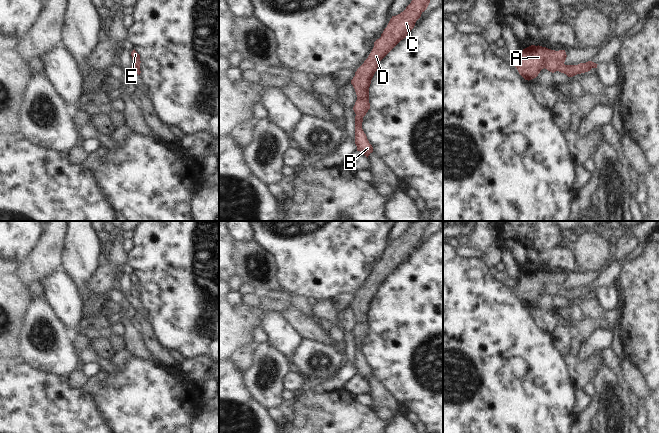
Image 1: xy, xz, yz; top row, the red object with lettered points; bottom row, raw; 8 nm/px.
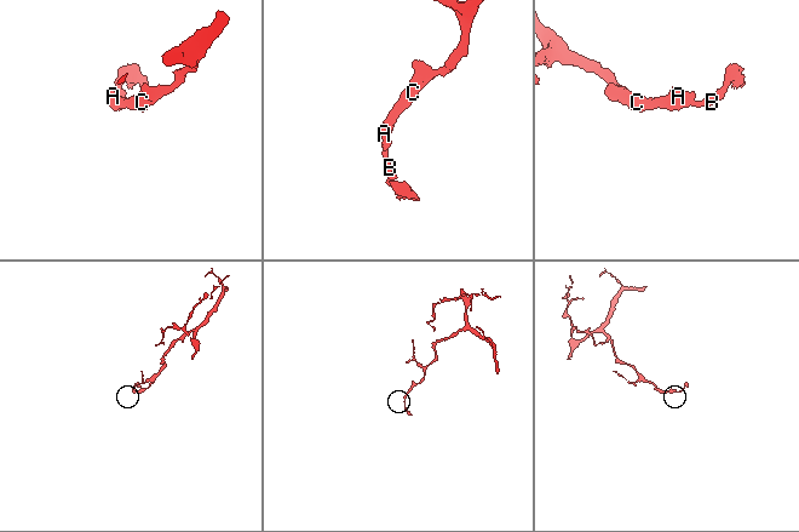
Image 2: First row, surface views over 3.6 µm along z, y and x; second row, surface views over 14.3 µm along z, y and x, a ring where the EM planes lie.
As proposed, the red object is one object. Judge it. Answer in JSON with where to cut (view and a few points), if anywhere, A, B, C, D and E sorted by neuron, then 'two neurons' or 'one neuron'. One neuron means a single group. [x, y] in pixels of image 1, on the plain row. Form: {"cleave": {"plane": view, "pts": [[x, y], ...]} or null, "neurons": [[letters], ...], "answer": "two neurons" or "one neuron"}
{"cleave": null, "neurons": [["A", "B", "C", "D", "E"]], "answer": "one neuron"}

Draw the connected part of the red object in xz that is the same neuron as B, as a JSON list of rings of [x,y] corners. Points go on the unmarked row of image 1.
[[[414,221],[406,233],[392,240],[381,261],[374,266],[374,271],[364,287],[357,293],[351,304],[357,324],[353,331],[355,340],[355,368],[357,375],[367,382],[373,376],[366,358],[362,353],[363,341],[370,333],[369,311],[377,295],[379,286],[414,252],[416,245],[427,233],[430,221]]]

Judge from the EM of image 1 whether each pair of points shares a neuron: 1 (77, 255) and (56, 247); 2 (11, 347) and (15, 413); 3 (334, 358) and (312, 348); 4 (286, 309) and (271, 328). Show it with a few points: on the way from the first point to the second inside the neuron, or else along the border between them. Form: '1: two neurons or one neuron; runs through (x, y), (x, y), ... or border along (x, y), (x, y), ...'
1: two neurons; border along (67, 231), (64, 237), (62, 268)
2: two neurons; border along (10, 356), (20, 357)
3: one neuron; runs through (329, 355), (322, 351), (317, 351)
4: two neurons; border along (277, 310), (297, 331)

